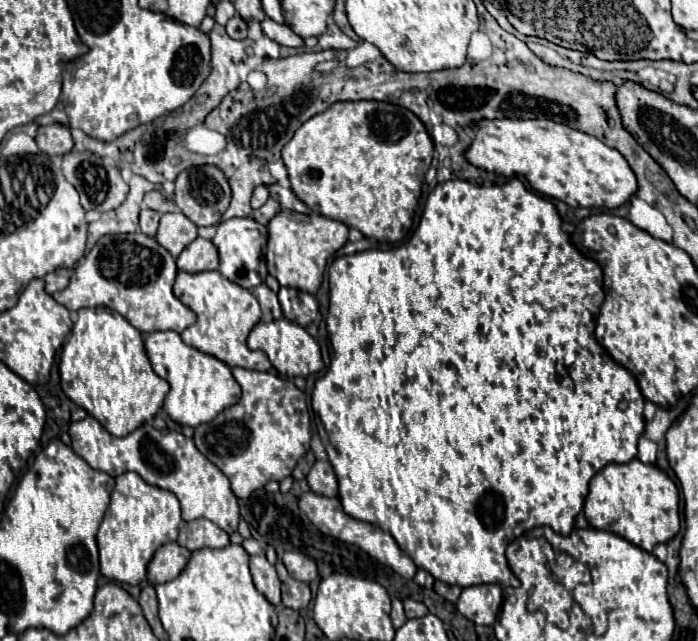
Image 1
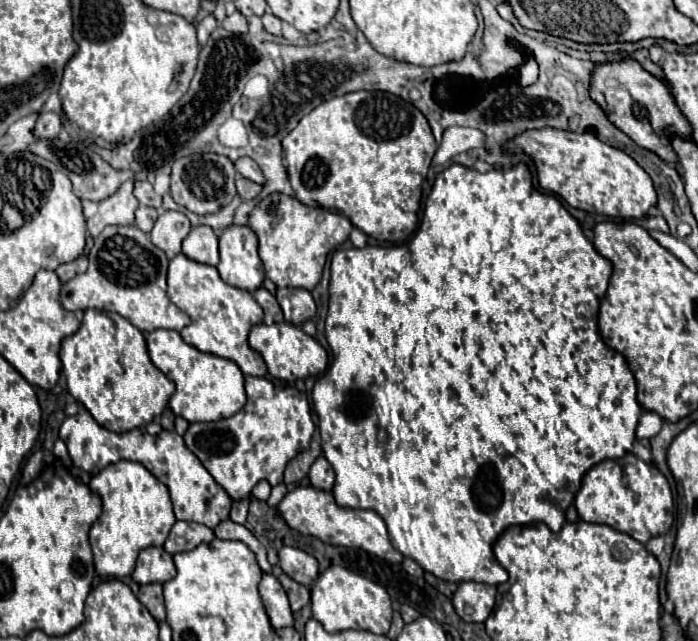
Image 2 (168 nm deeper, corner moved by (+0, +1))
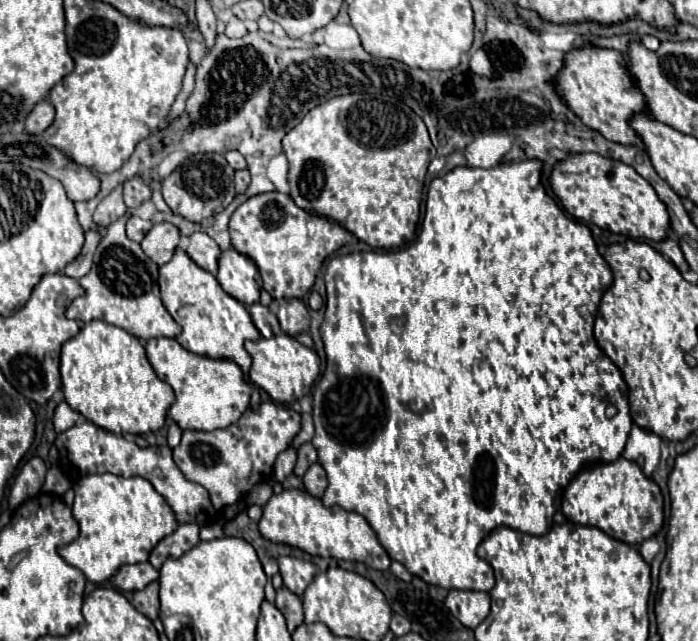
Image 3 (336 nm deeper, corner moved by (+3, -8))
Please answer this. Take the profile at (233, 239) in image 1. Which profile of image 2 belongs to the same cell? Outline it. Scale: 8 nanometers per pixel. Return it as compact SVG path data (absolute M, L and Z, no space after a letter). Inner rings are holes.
M232 225L220 235L220 277L238 289L256 291L264 281L264 265L258 257L258 237L250 227Z

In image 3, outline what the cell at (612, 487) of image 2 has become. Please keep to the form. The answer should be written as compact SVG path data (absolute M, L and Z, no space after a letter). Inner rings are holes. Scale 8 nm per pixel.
M625 458L583 470L569 484L563 502L563 514L583 526L595 526L607 536L639 548L663 526L663 494L643 470Z

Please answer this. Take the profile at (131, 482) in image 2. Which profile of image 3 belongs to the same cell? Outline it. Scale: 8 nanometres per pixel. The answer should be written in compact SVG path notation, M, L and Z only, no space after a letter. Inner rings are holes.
M93 474L85 476L75 486L73 516L79 522L81 534L69 546L59 548L59 554L75 568L79 568L89 582L101 584L127 564L131 552L131 564L145 562L159 540L169 536L179 524L169 504L155 492L151 482L141 476L115 476Z

